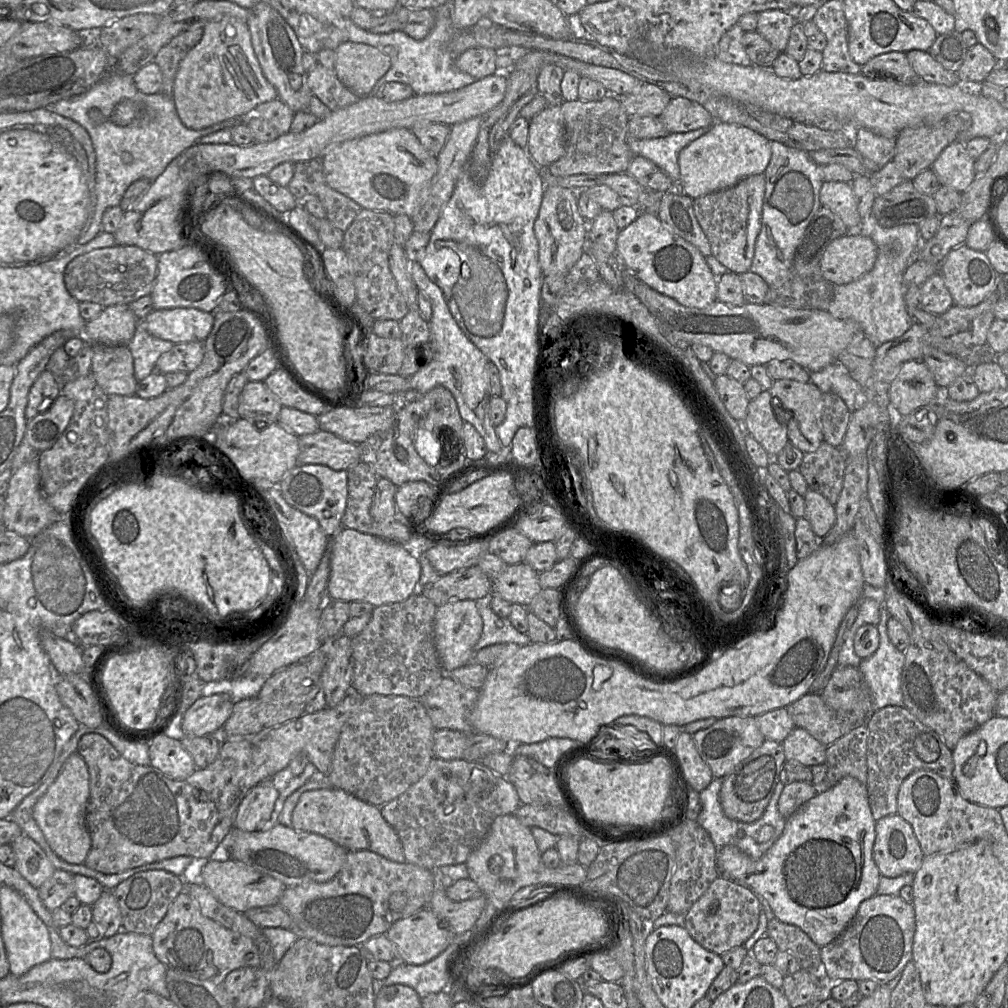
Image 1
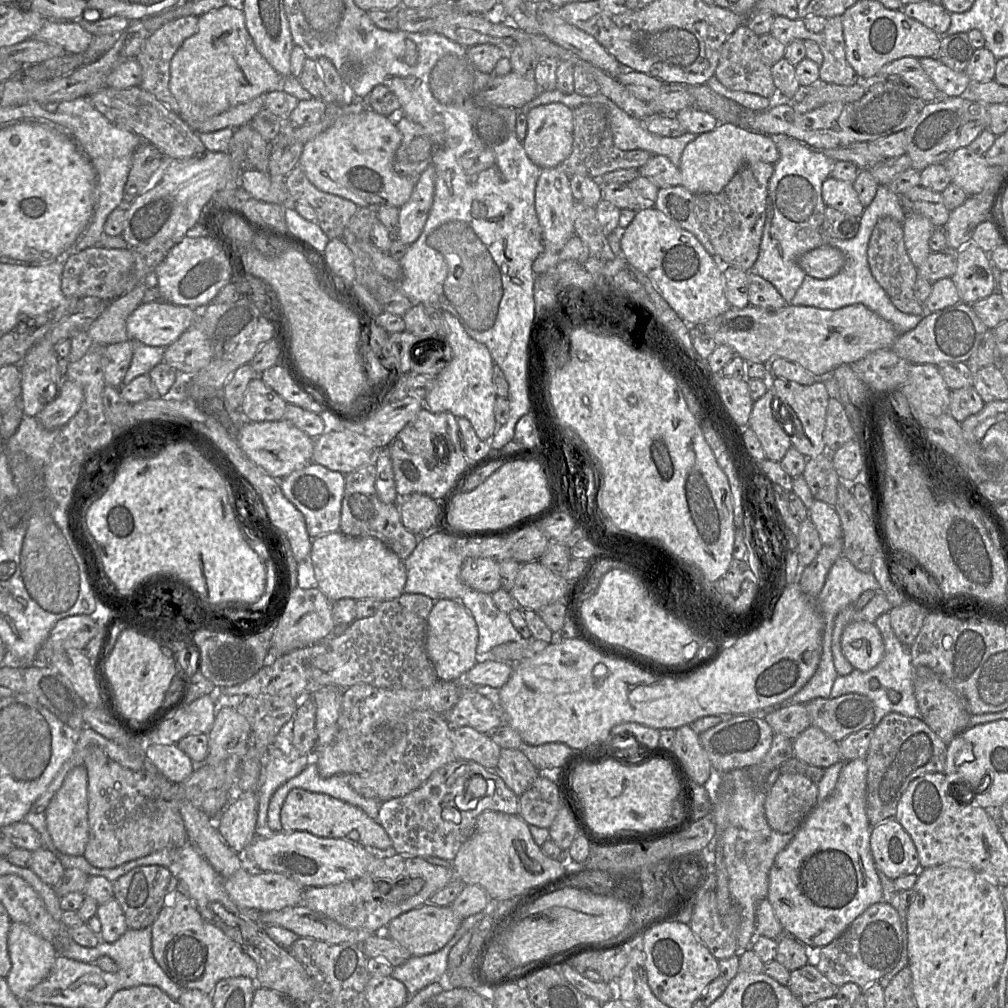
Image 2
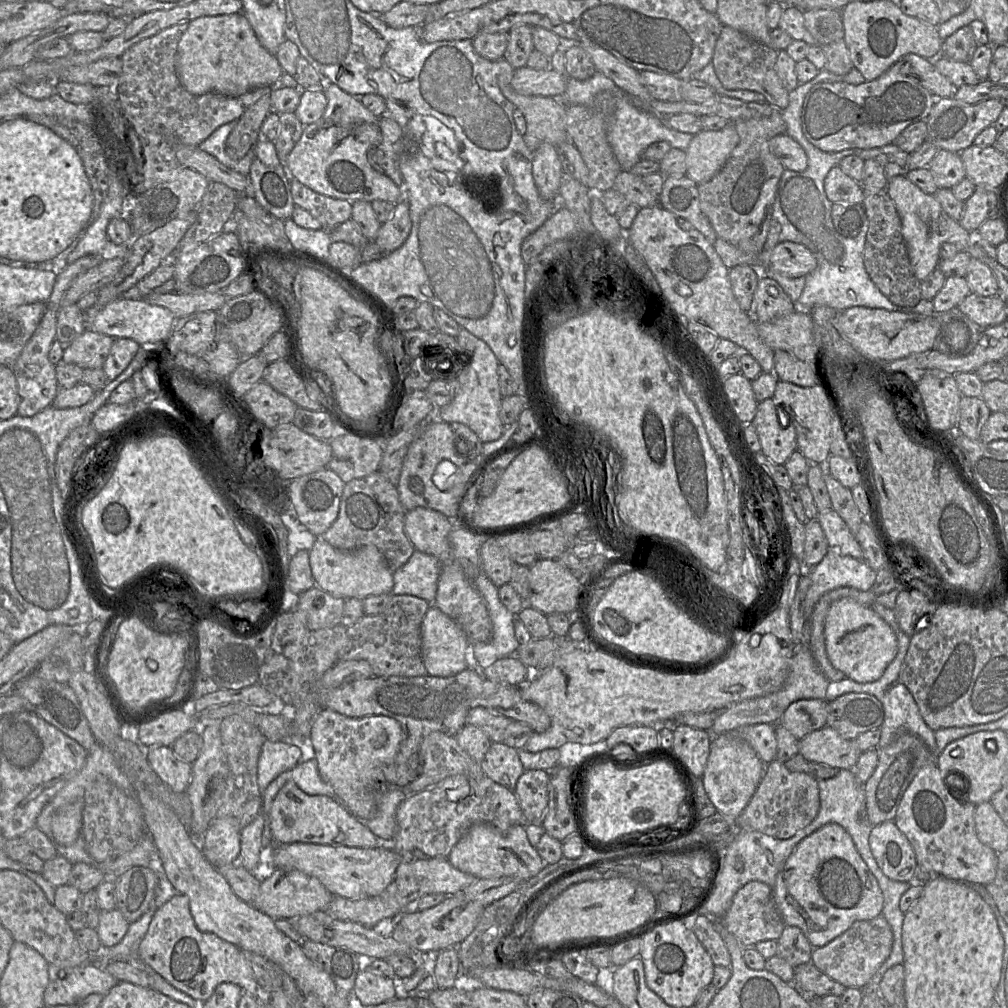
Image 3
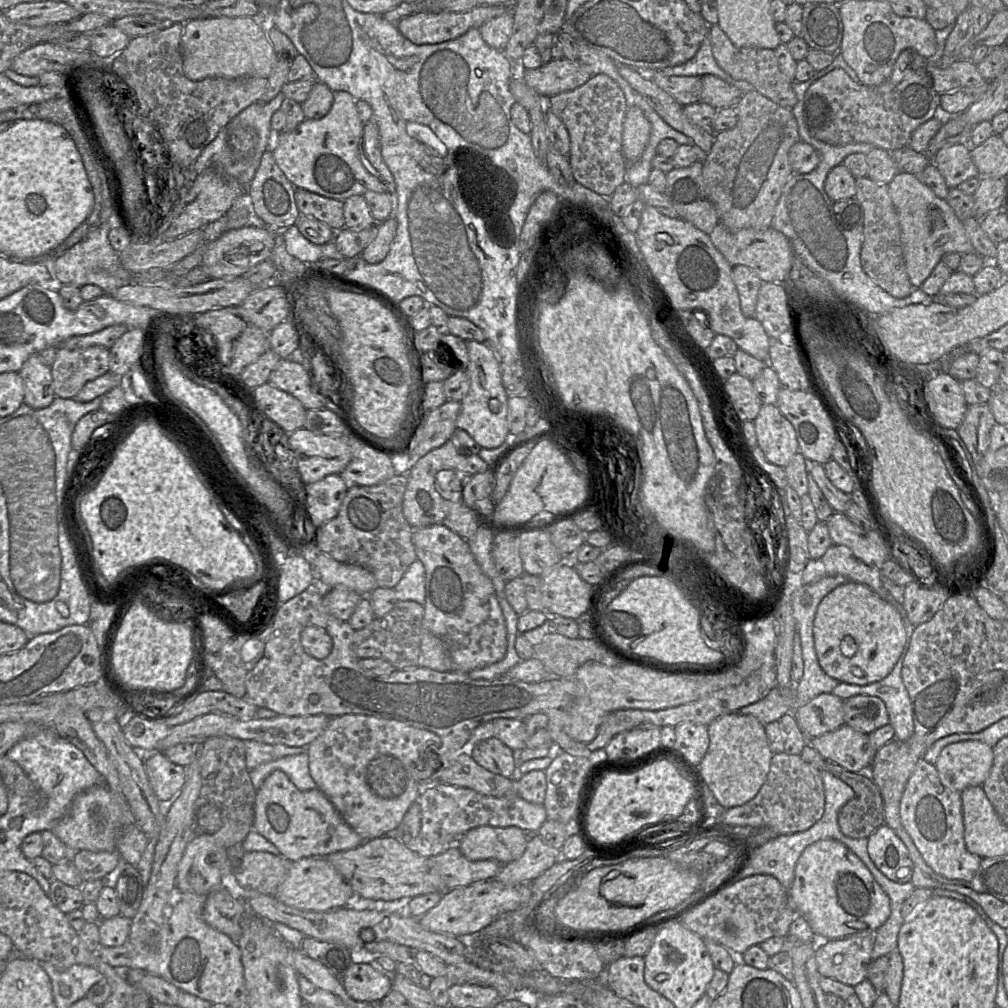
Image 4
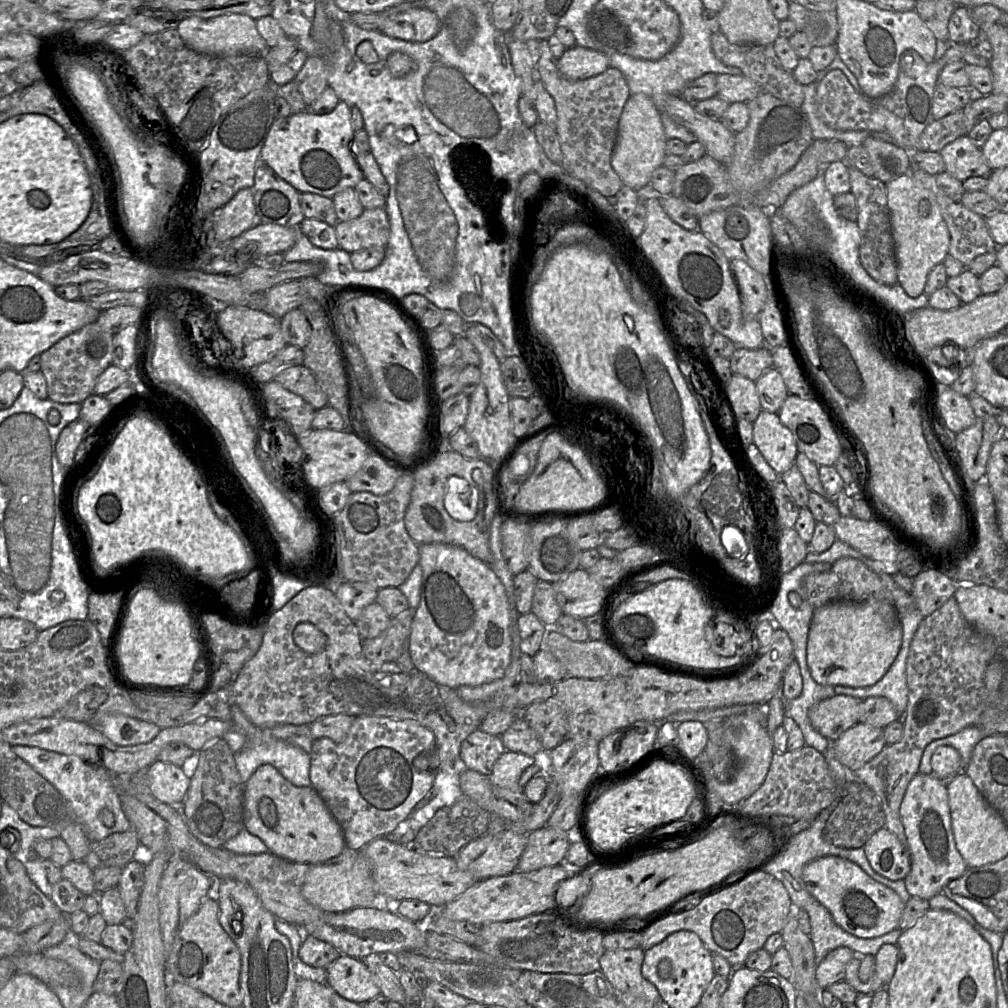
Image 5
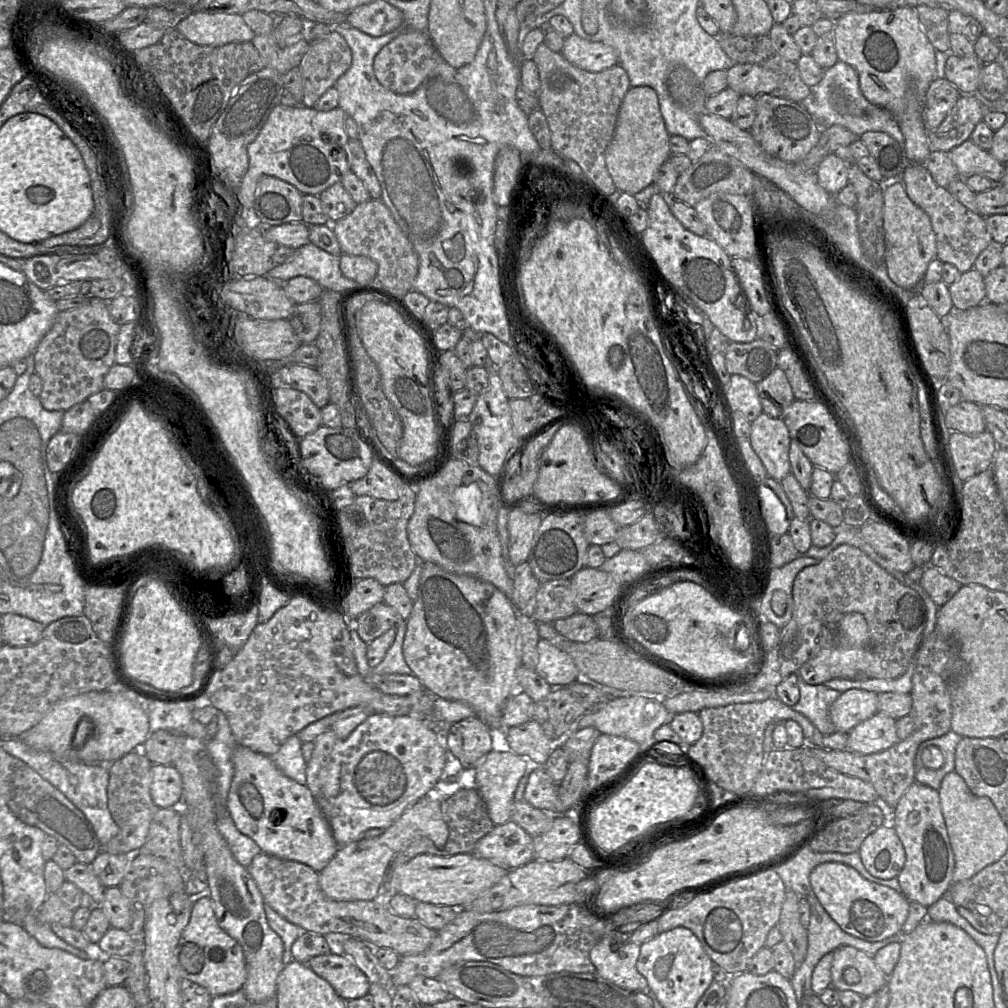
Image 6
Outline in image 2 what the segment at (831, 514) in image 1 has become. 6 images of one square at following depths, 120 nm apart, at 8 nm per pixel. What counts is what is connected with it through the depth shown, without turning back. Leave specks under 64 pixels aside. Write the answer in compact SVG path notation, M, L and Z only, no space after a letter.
M814 500L808 518L814 523L822 545L830 545L842 537L841 521L833 506Z

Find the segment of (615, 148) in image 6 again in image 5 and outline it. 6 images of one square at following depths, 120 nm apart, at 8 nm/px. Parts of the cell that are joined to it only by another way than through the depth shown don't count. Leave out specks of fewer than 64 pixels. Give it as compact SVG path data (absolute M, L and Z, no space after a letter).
M644 93L630 95L618 121L617 140L611 156L611 166L624 186L638 190L650 184L653 172L663 166L666 142L660 113L650 97Z

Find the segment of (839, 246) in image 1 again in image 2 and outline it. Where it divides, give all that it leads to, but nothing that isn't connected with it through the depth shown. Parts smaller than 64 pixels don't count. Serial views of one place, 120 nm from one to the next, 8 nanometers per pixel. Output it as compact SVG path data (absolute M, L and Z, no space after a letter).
M823 245L804 253L798 264L806 275L816 279L828 279L843 268L846 258L838 248Z

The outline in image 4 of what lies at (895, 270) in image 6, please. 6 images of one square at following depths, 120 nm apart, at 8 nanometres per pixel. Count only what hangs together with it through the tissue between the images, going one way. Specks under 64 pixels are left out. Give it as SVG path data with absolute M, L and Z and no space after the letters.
M898 172L888 184L888 188L900 225L906 271L915 288L922 286L944 255L952 252L961 255L975 253L961 220L946 200L936 196L916 175Z

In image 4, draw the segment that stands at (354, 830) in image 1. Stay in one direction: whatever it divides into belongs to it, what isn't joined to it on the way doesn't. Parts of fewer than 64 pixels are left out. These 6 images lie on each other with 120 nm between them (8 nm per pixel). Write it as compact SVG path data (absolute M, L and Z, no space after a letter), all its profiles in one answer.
M280 770L273 771L256 791L253 830L273 843L280 855L292 862L352 850L365 842L343 820L322 791L317 788L300 791Z

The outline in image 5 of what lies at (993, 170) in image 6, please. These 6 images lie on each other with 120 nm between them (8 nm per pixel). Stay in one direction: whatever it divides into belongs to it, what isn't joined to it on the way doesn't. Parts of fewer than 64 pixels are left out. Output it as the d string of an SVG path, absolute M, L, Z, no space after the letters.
M968 135L947 144L939 153L946 172L961 182L969 177L988 177L992 172L981 149L973 144Z

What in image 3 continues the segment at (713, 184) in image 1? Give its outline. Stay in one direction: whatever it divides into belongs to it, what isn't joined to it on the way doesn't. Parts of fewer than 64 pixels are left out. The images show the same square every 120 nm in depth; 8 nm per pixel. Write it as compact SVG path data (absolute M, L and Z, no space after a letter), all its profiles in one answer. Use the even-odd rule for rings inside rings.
M733 124L720 130L704 130L695 134L686 149L686 176L695 183L710 181L723 167L739 142ZM785 133L771 138L769 149L785 169L802 172L808 166L808 158L802 146Z

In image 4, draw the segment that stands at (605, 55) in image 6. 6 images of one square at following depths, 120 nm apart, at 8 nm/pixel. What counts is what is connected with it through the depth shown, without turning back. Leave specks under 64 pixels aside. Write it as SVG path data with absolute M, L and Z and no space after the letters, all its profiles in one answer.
M552 59L549 63L533 70L521 70L527 86L542 97L573 90L586 83L592 76L579 60Z

